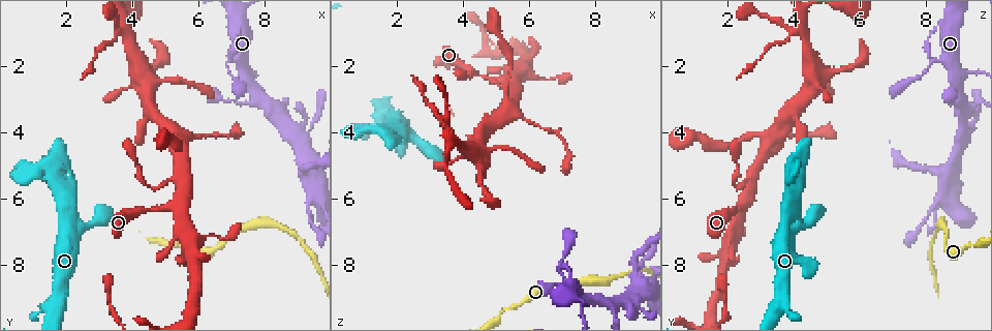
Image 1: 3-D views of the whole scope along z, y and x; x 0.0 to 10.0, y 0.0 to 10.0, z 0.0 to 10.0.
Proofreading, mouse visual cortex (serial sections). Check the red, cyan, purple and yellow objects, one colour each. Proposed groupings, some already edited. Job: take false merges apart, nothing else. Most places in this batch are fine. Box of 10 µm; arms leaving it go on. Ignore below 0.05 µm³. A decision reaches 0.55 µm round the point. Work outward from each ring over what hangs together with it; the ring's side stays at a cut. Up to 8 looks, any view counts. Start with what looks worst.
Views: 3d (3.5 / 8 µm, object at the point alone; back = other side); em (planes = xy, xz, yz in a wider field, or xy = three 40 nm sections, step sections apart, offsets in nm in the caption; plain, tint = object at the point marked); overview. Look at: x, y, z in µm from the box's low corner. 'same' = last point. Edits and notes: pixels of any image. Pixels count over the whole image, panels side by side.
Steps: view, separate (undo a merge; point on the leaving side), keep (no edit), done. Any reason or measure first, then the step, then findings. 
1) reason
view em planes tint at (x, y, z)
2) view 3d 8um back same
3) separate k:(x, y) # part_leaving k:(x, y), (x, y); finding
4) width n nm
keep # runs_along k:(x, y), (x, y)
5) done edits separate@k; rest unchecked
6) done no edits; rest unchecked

sudden change in width
view 3d 3.5um at (7.55, 2.20, 9.35)

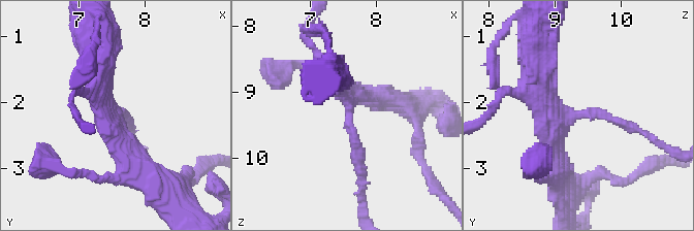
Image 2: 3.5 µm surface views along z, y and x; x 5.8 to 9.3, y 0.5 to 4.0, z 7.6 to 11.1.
view em xy step 3 tint at (7.55, 2.15, 9.40)

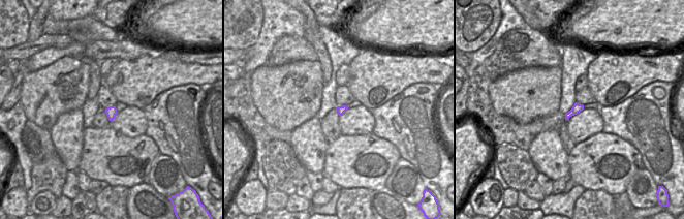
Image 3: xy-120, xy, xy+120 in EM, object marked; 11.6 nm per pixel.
width 100 nm
keep # runs_along 2:(543, 86), (554, 121), (606, 113), (620, 124); continuous, no second cell

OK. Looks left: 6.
sharp bend
view 3d 3.5um at (1.65, 5.25, 3.90)

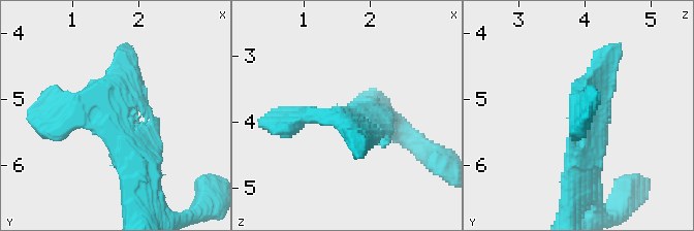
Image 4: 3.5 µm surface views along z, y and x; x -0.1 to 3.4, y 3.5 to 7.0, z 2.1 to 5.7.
view em xy step 5 tint at (1.70, 5.25, 3.90)

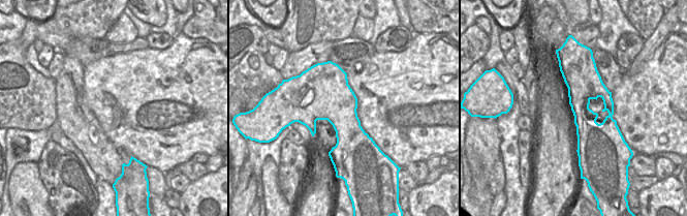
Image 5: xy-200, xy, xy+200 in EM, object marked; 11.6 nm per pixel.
keep # runs_along 4:(140, 178), (106, 106), (56, 119); all the same cell

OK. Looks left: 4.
abrupt turn
view 3d 3.5um back at (5.35, 4.05, 3.20)

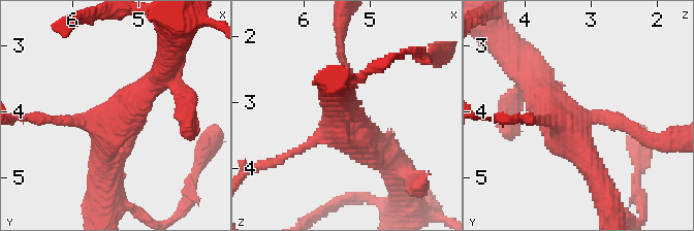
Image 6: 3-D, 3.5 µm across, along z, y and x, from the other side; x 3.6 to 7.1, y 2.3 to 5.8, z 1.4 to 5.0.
arms 4; arm_widths 150, 200, 350, 450 nm
view em planes plain same

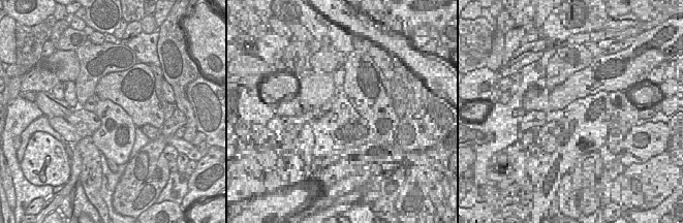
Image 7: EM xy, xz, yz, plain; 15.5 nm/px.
view em planes tint same

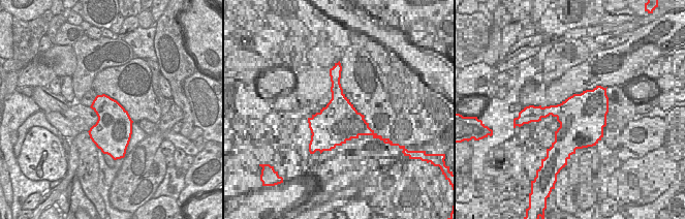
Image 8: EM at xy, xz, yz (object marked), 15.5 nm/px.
width 500 nm
keep # runs_along 6:(603, 192), (579, 144), (534, 84); one cell here

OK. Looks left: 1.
done no edits; rest unchecked

